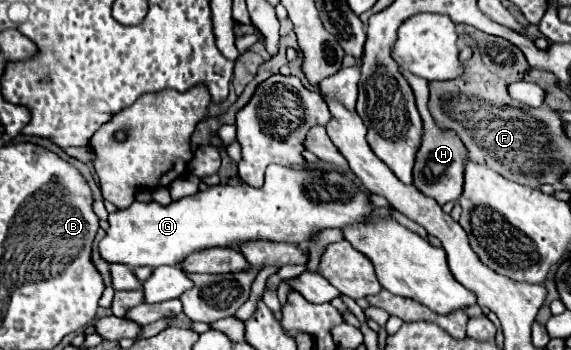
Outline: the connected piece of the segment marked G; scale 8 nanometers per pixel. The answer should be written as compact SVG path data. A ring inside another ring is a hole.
M270 164L266 170L266 182L262 188L252 188L248 184L240 186L208 186L192 196L184 196L180 200L172 200L168 206L158 202L138 202L134 200L132 206L118 210L116 214L108 216L110 228L106 230L106 238L100 242L100 254L108 262L120 262L128 266L150 266L158 268L164 264L182 264L190 254L208 250L208 248L238 248L244 242L254 240L270 240L270 242L290 242L300 244L310 240L316 232L324 228L342 228L344 238L354 244L360 252L364 252L374 268L380 284L390 290L392 294L412 298L424 306L428 306L436 314L452 314L452 312L466 312L470 306L476 304L476 294L468 292L454 274L448 270L448 258L442 248L432 246L426 238L418 236L416 232L400 226L394 218L384 220L368 220L370 212L368 192L360 184L356 184L350 176L338 172L320 172L320 170L286 170L278 164Z

